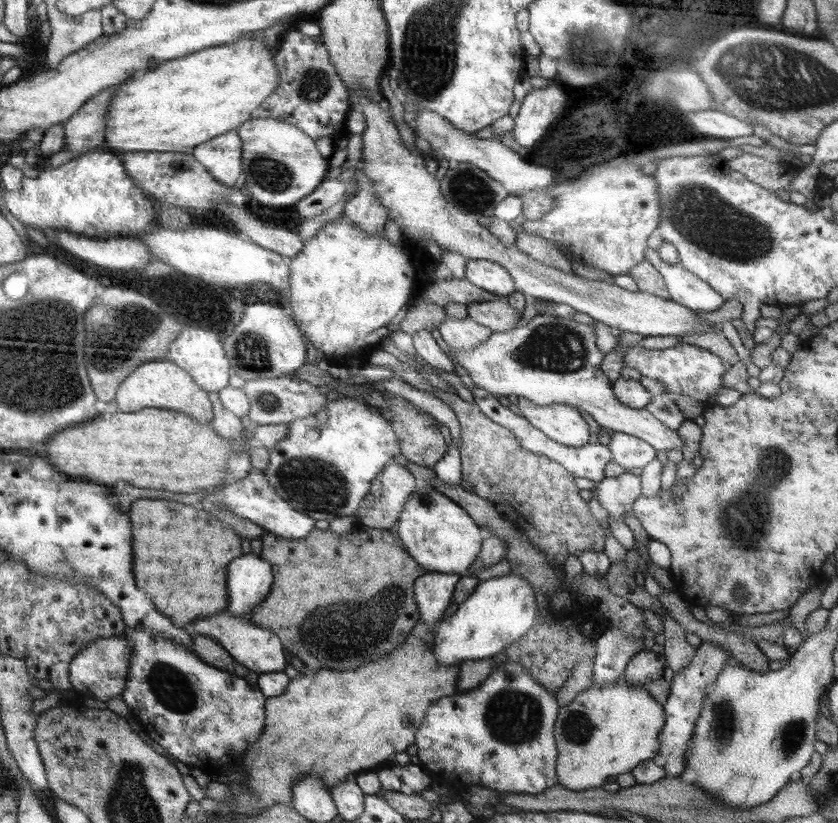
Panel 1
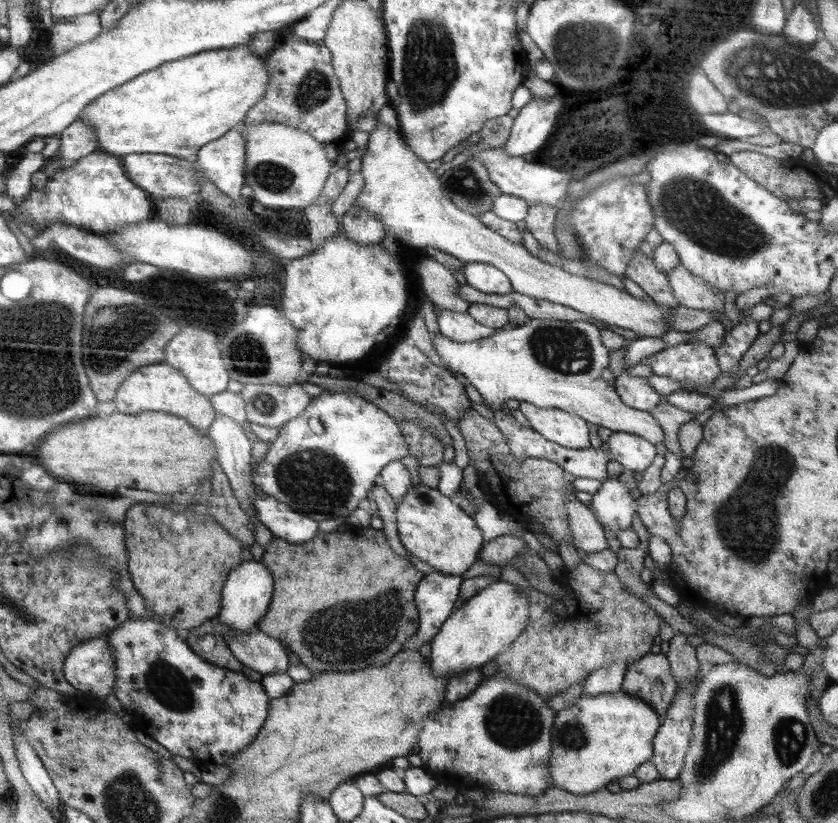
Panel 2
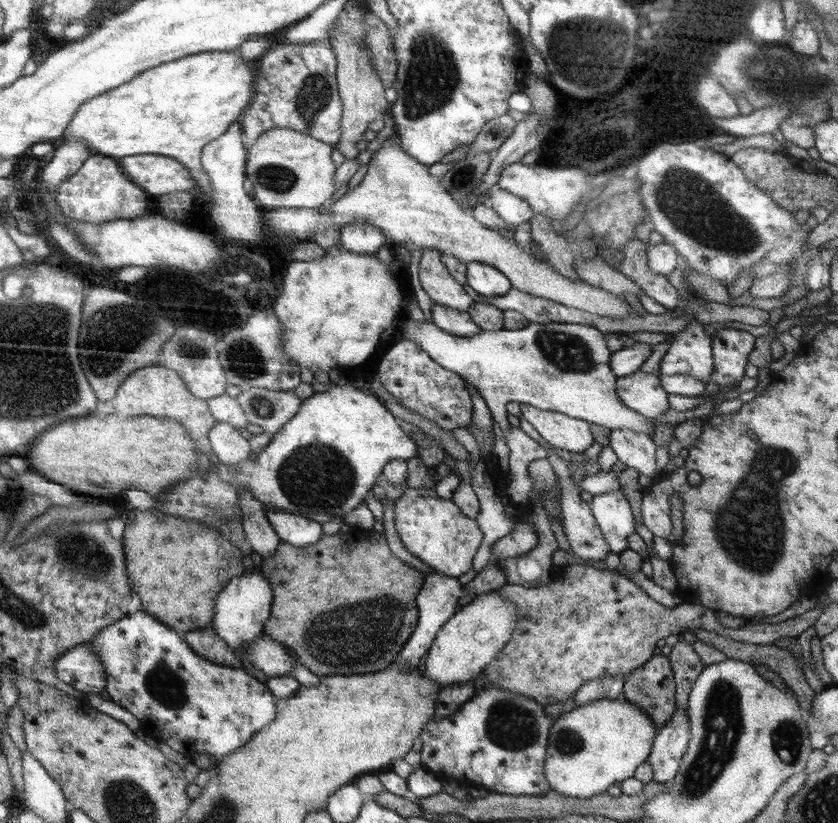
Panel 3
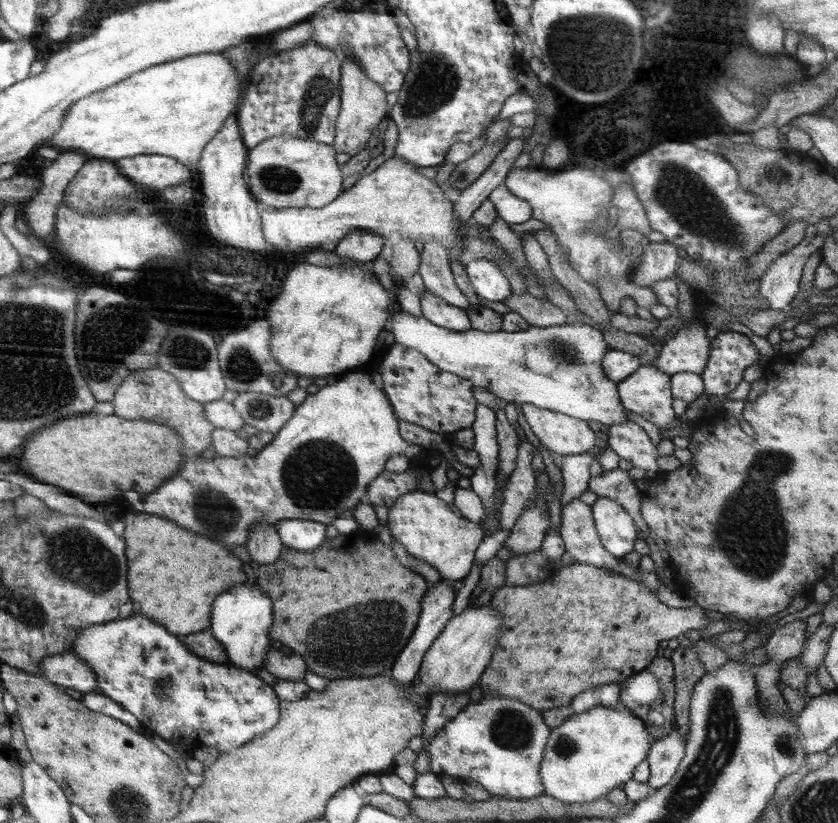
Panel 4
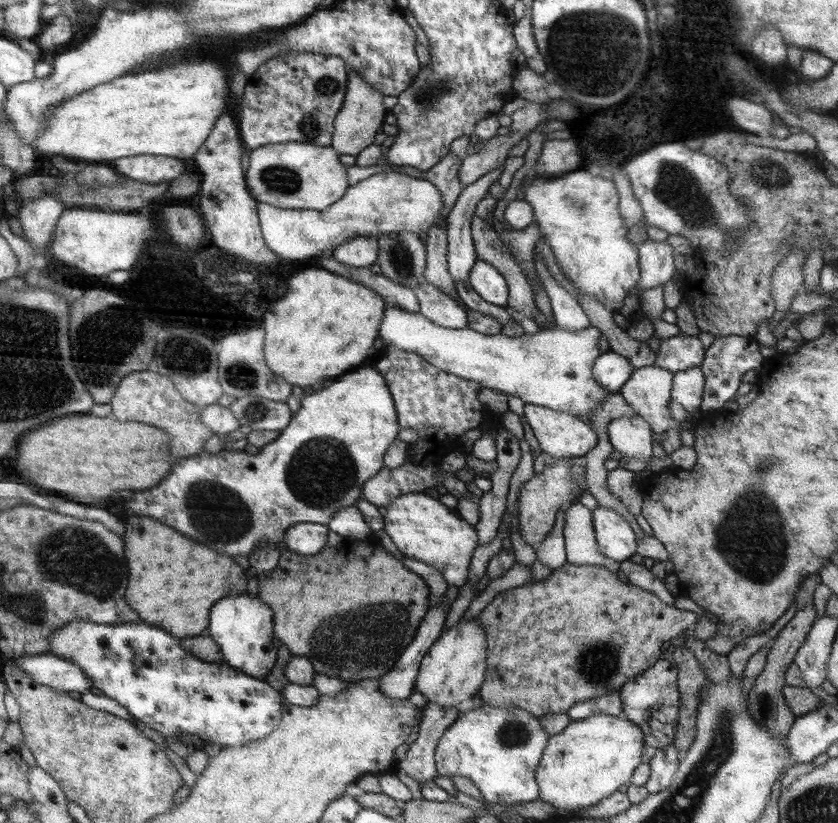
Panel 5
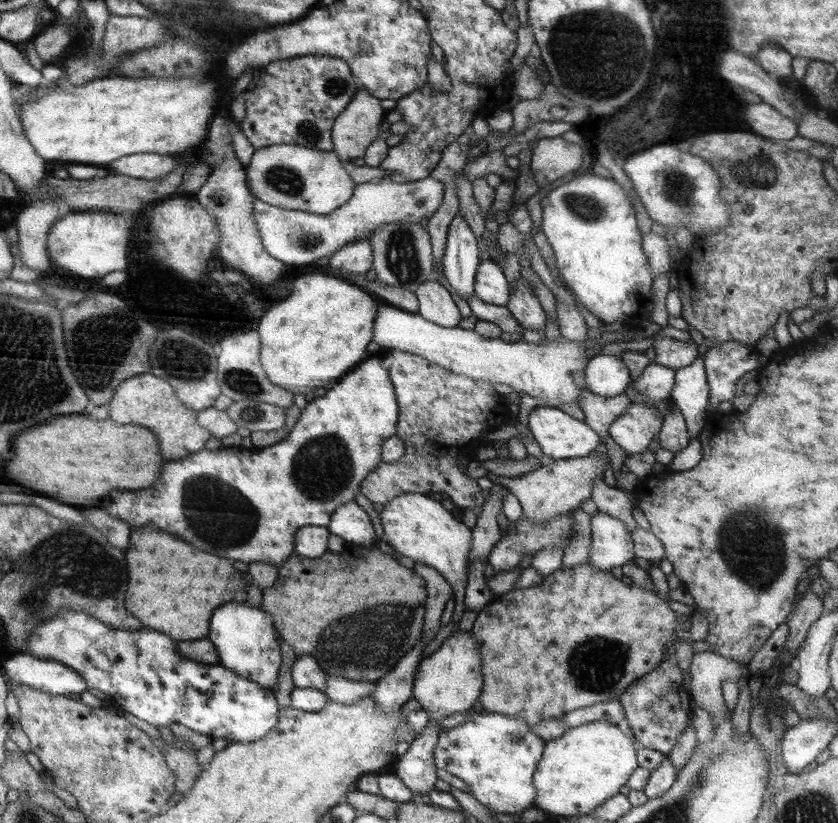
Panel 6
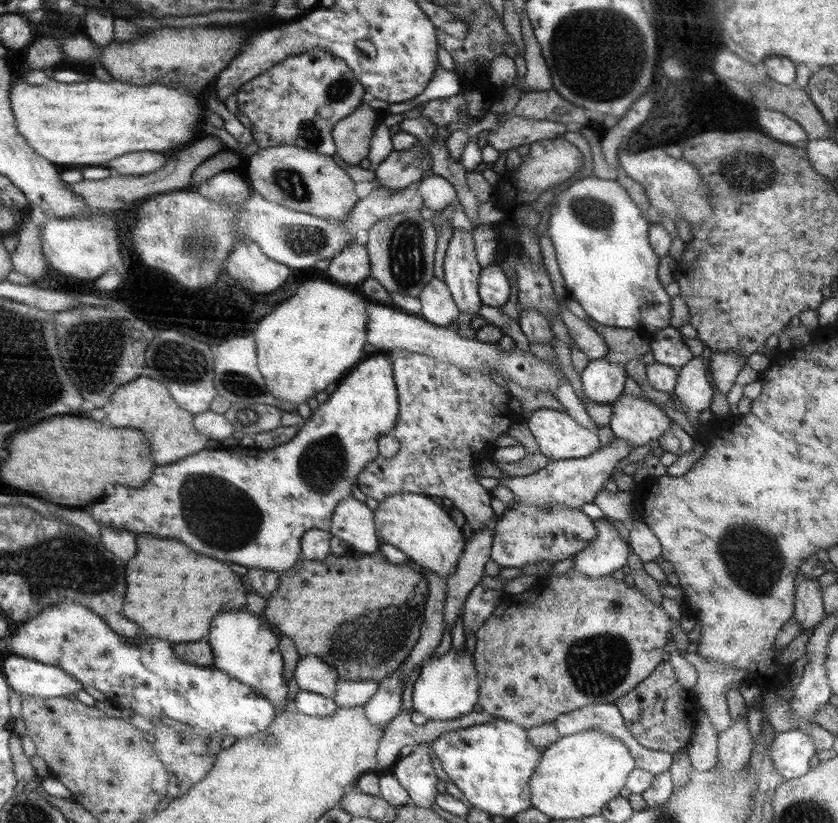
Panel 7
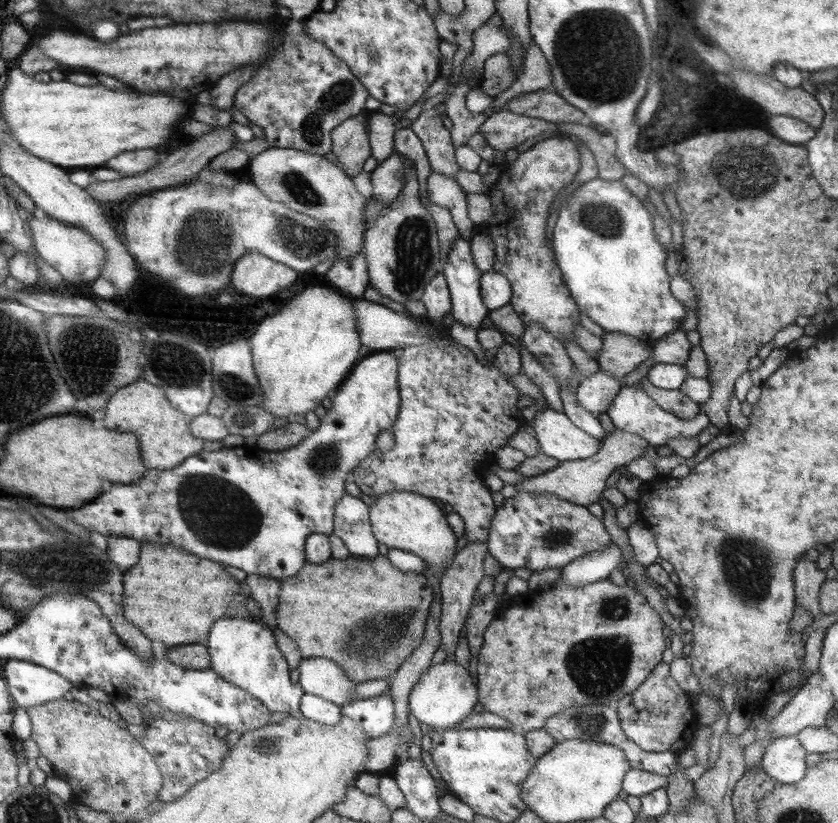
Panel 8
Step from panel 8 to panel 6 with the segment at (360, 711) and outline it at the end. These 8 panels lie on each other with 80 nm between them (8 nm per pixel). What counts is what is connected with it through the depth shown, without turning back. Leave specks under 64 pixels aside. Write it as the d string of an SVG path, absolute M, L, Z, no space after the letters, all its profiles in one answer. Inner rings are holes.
M418 641L397 663L375 683L372 698L384 712L402 708L413 697L413 682L421 661L426 643Z

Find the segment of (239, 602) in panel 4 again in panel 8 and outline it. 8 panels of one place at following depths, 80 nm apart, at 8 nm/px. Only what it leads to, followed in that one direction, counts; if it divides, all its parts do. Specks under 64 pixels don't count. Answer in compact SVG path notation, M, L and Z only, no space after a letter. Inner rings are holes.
M228 617L214 621L204 644L209 647L212 655L209 668L265 703L271 712L288 712L294 715L300 710L301 698L306 693L304 687L292 684L292 671L288 669L288 663L280 649L276 648L272 629L258 619Z

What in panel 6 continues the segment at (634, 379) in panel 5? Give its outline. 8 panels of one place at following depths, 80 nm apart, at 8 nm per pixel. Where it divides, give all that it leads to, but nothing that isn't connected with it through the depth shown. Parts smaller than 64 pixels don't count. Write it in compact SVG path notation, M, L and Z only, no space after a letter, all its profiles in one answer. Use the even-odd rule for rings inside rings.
M650 363L649 366L644 369L642 376L638 380L633 380L636 387L635 390L647 396L650 401L641 401L648 407L654 407L656 411L658 409L652 404L652 400L669 400L671 396L671 390L675 384L675 371L666 366L660 366L656 363Z

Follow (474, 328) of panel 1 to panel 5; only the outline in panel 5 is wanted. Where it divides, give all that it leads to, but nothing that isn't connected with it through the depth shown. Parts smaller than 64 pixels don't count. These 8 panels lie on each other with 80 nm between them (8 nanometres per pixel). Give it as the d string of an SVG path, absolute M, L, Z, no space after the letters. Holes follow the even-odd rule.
M423 281L418 284L416 294L419 300L419 314L428 318L434 325L446 329L468 327L467 313L455 300L449 298L433 284Z

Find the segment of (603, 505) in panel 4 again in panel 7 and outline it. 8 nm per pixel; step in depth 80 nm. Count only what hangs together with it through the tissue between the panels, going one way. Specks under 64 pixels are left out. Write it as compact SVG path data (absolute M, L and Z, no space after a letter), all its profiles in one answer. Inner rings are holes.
M607 517L594 519L596 536L584 550L577 554L572 569L585 575L601 578L623 569L630 556L630 545Z

